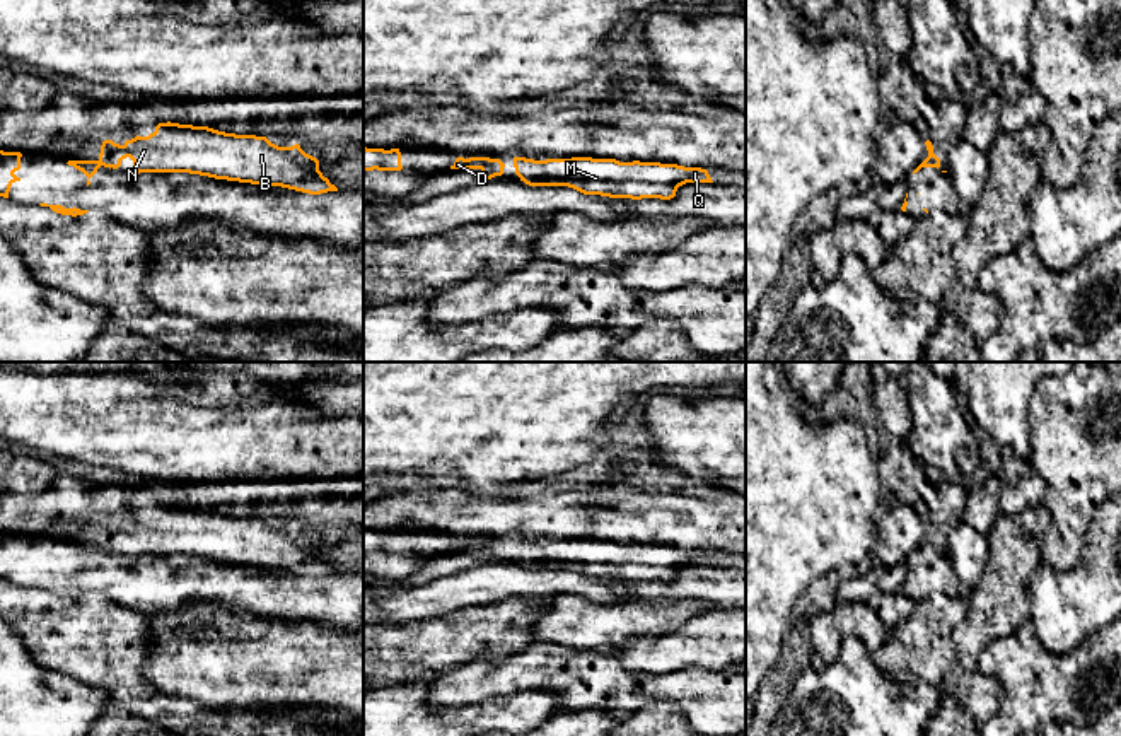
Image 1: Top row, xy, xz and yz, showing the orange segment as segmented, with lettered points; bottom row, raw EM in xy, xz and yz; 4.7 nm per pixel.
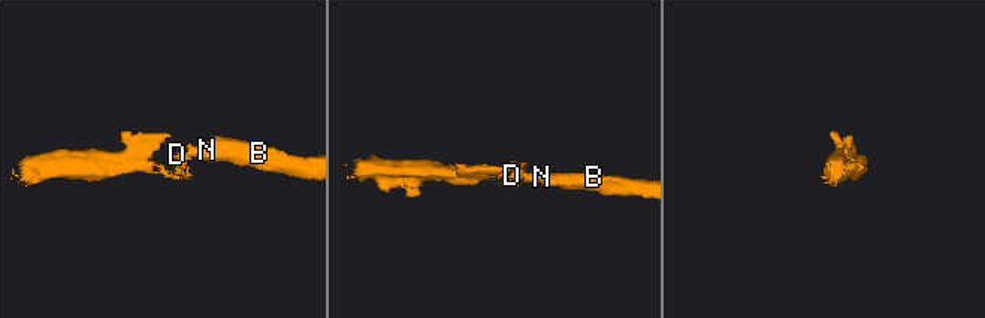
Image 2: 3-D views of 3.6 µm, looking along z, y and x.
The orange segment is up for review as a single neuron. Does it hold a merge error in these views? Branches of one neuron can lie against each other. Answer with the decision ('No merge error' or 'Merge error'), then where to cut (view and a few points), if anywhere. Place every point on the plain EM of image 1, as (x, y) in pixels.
Merge error. Split along xz (488, 540), (480, 550)

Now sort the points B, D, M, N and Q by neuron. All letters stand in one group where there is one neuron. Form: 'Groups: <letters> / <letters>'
Groups: B M N Q / D

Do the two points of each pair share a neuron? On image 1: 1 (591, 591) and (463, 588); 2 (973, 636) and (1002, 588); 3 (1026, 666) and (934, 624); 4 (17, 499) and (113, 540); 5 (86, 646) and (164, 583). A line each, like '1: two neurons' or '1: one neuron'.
1: one neuron
2: one neuron
3: two neurons
4: one neuron
5: two neurons

